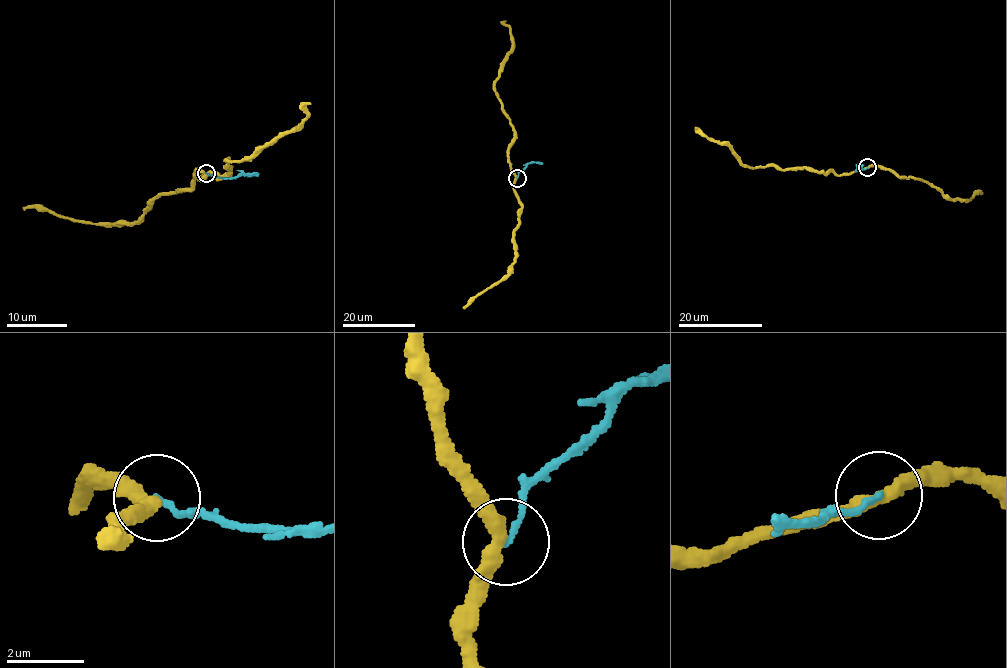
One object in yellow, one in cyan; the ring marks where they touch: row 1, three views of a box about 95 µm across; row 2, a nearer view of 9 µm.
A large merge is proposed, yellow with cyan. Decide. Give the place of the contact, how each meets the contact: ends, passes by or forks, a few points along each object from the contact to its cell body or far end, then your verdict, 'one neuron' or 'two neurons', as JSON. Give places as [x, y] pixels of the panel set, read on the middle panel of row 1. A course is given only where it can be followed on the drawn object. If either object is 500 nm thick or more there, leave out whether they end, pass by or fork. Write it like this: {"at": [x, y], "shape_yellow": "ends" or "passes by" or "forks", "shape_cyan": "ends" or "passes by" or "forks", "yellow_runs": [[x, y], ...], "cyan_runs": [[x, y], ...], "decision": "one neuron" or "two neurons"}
{"at": [517, 178], "shape_yellow": "passes by", "shape_cyan": "ends", "yellow_runs": [[516, 178], [508, 155], [514, 128], [495, 91], [500, 65], [511, 48], [511, 33], [506, 20]], "cyan_runs": [[516, 178], [528, 164], [542, 164]], "decision": "two neurons"}

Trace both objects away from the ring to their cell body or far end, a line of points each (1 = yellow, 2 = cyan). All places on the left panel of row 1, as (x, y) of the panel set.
1: (206, 173), (202, 180), (231, 174), (226, 160), (245, 159), (304, 123), (311, 103)
2: (206, 173), (232, 178), (258, 173)

